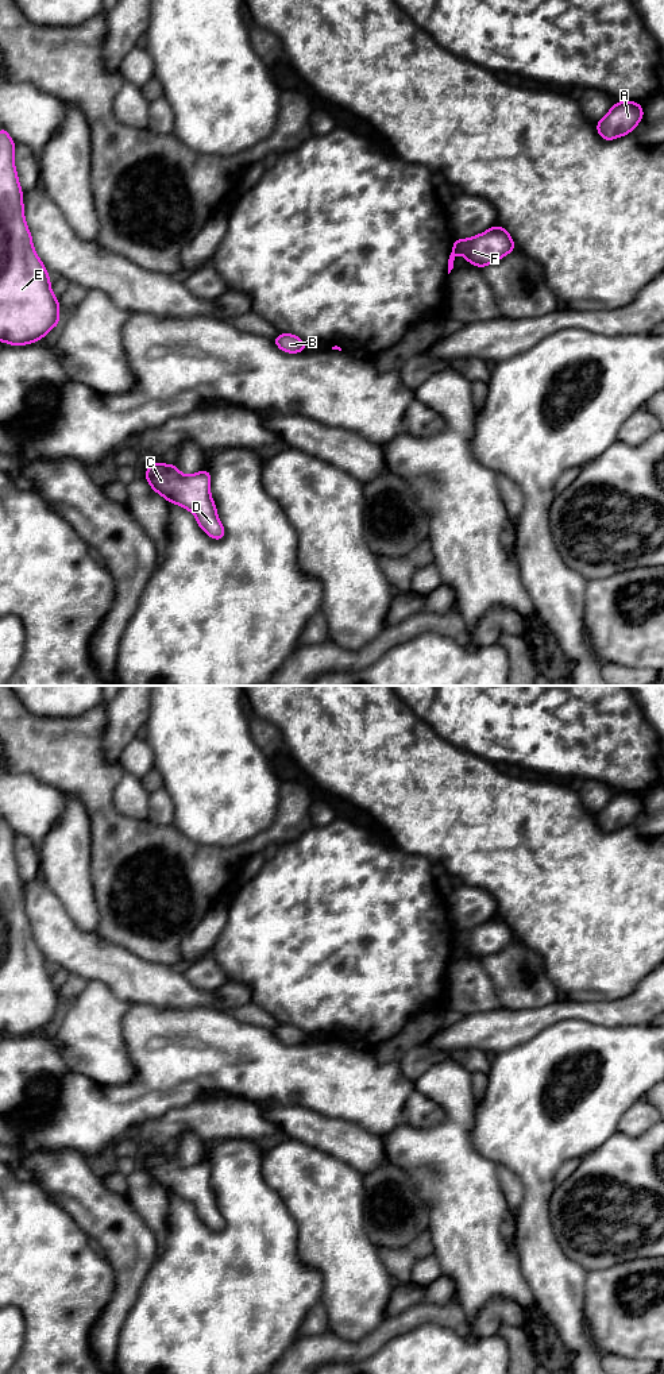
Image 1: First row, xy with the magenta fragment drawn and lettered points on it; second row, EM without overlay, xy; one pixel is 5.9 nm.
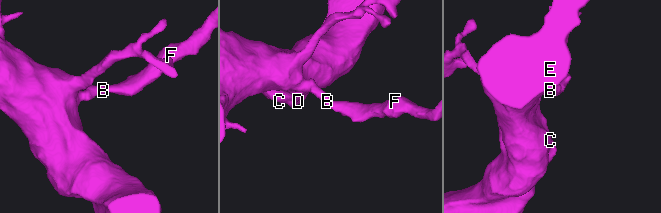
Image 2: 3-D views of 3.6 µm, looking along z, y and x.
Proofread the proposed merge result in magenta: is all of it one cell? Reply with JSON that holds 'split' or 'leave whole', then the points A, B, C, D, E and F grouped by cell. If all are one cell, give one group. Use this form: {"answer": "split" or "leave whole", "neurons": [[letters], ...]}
{"answer": "leave whole", "neurons": [["A", "B", "C", "D", "E", "F"]]}

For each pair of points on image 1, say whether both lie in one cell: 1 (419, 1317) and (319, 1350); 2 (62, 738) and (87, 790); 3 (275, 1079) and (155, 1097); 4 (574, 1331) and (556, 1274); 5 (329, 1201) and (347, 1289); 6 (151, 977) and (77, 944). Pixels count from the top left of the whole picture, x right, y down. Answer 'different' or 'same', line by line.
1: same
2: same
3: same
4: same
5: same
6: same

